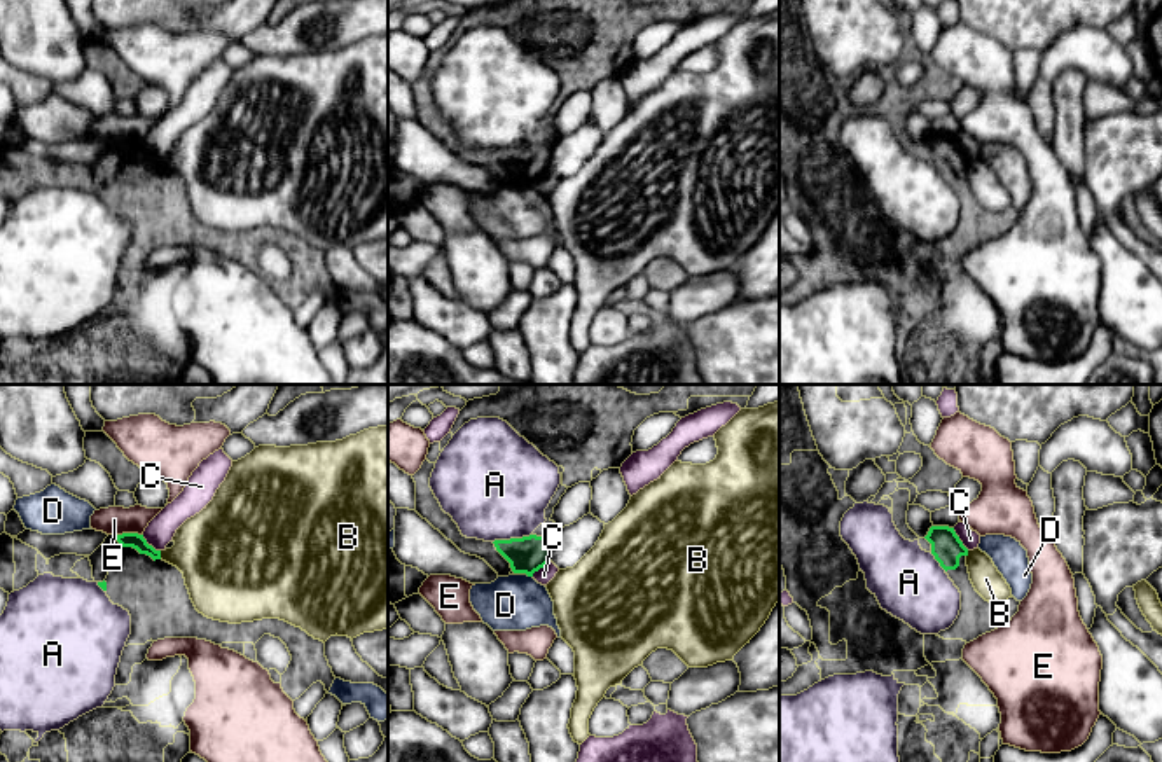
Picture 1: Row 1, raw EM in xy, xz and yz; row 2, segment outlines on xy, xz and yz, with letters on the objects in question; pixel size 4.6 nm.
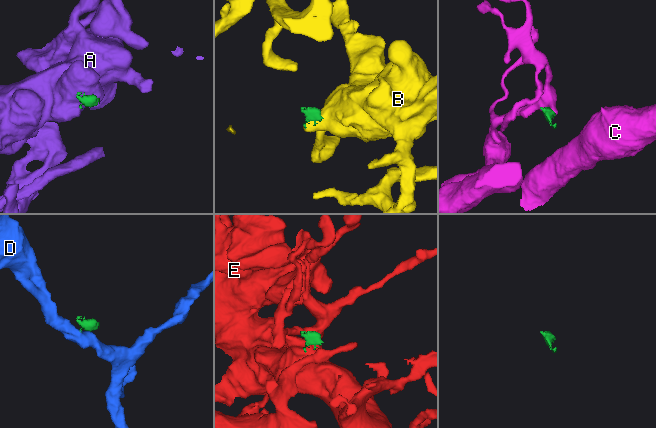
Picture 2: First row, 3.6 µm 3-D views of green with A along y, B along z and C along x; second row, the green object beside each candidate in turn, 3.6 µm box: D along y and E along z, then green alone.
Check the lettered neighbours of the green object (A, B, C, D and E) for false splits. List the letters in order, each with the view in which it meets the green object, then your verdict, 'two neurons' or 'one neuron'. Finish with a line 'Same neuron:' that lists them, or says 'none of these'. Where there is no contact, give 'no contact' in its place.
A: meets green in xz; two neurons
B: meets green in xy; two neurons
C: meets green in yz; two neurons
D: meets green in xz; two neurons
E: meets green in xy; two neurons
Same neuron: none of these

